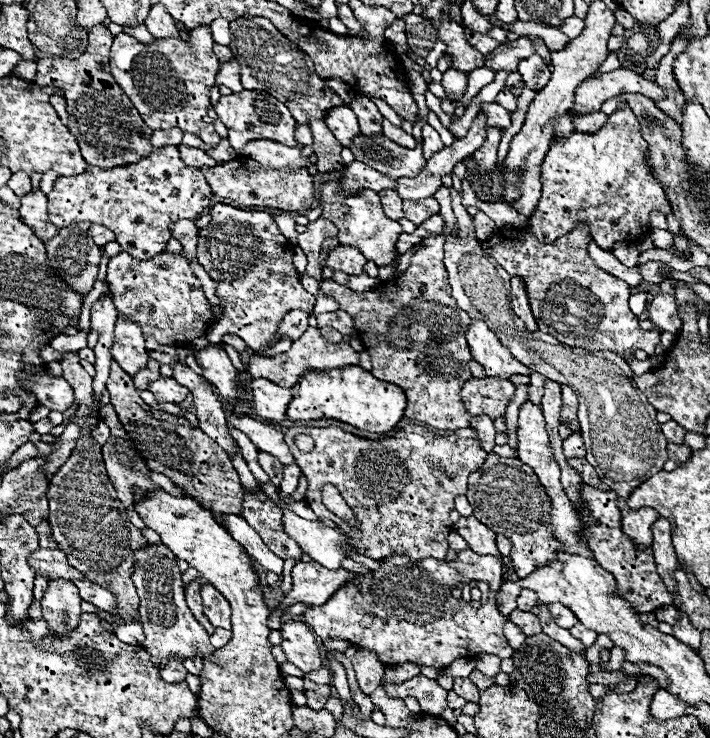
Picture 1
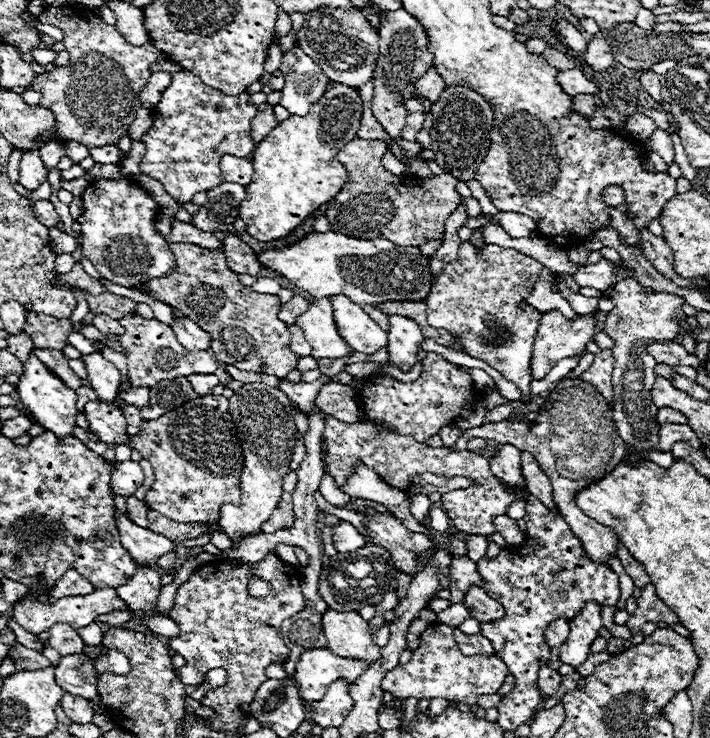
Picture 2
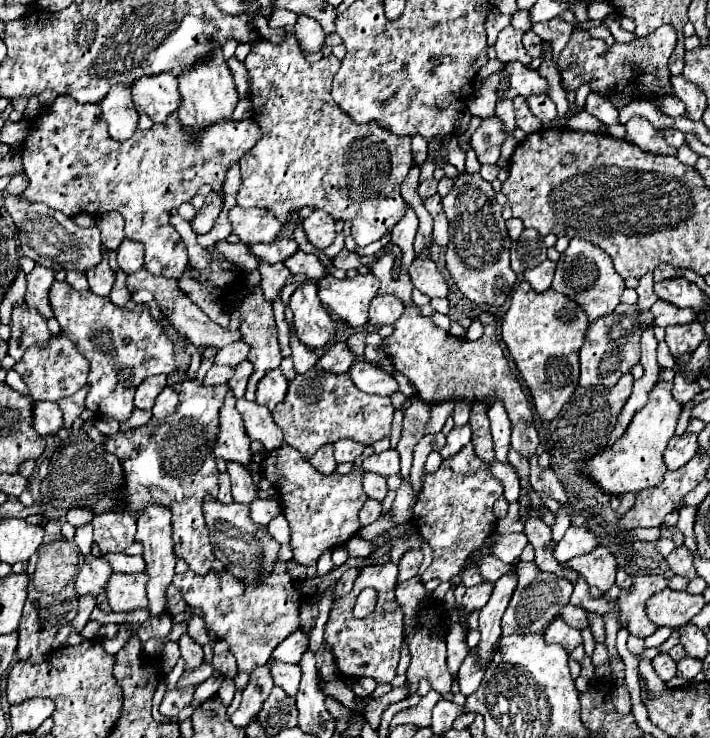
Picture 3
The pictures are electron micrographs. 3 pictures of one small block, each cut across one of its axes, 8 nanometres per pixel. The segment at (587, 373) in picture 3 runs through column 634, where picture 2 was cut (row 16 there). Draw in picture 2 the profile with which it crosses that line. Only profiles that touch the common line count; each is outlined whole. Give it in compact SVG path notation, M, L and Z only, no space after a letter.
M314 10L304 16L300 28L300 48L326 72L332 82L362 86L372 80L378 58L378 34L368 26L362 10Z

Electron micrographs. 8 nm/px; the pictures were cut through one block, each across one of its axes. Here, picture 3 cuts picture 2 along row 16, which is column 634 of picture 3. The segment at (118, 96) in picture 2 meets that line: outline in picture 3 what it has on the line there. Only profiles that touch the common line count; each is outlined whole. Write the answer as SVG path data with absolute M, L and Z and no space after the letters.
M660 26L648 38L634 38L628 44L614 44L606 52L606 42L592 38L588 32L574 28L568 44L558 56L558 68L566 90L576 92L582 84L590 84L592 92L602 96L622 98L646 98L654 104L664 96L674 96L670 84L668 58L676 46L676 30L672 26Z

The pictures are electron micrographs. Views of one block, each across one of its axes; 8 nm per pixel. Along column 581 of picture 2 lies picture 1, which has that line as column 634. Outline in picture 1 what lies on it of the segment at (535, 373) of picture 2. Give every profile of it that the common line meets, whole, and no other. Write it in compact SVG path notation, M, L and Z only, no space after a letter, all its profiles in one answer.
M584 226L568 232L552 244L538 242L526 228L498 230L482 244L510 276L524 278L530 306L542 332L556 336L562 344L590 352L616 352L620 356L632 356L636 350L644 350L648 356L656 354L660 332L646 332L638 326L638 318L628 308L630 286L614 276L608 276L608 272L600 272L600 268L588 260L588 252L584 248L588 240L590 232Z

